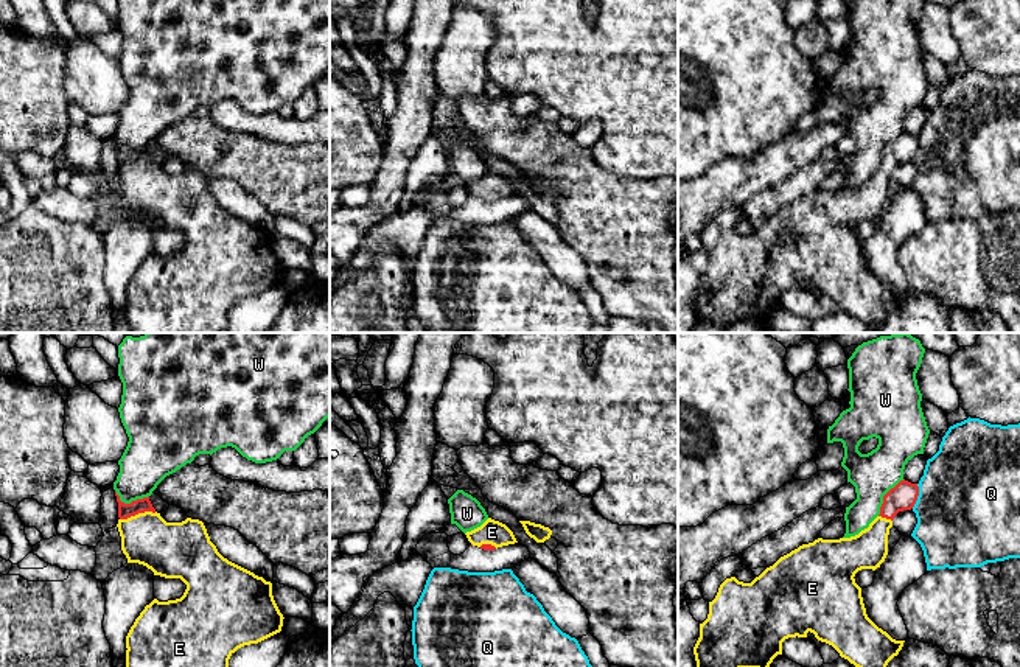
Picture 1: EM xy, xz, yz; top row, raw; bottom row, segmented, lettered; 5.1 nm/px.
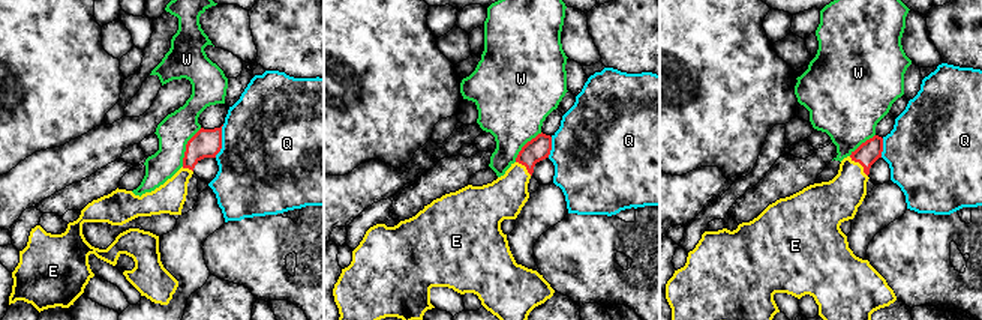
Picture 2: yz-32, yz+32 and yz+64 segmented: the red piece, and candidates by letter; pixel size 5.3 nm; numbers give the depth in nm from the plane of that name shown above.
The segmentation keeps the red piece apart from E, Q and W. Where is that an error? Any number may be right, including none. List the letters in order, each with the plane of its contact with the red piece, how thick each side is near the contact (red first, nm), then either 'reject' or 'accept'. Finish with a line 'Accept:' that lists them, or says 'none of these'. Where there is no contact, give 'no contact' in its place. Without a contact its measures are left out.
E: contact in xy; calibres 80 and 280 nm; accept
Q: contact in yz; calibres 140 and 500 nm; reject
W: contact in yz; calibres 140 and 240 nm; reject
Accept: E

